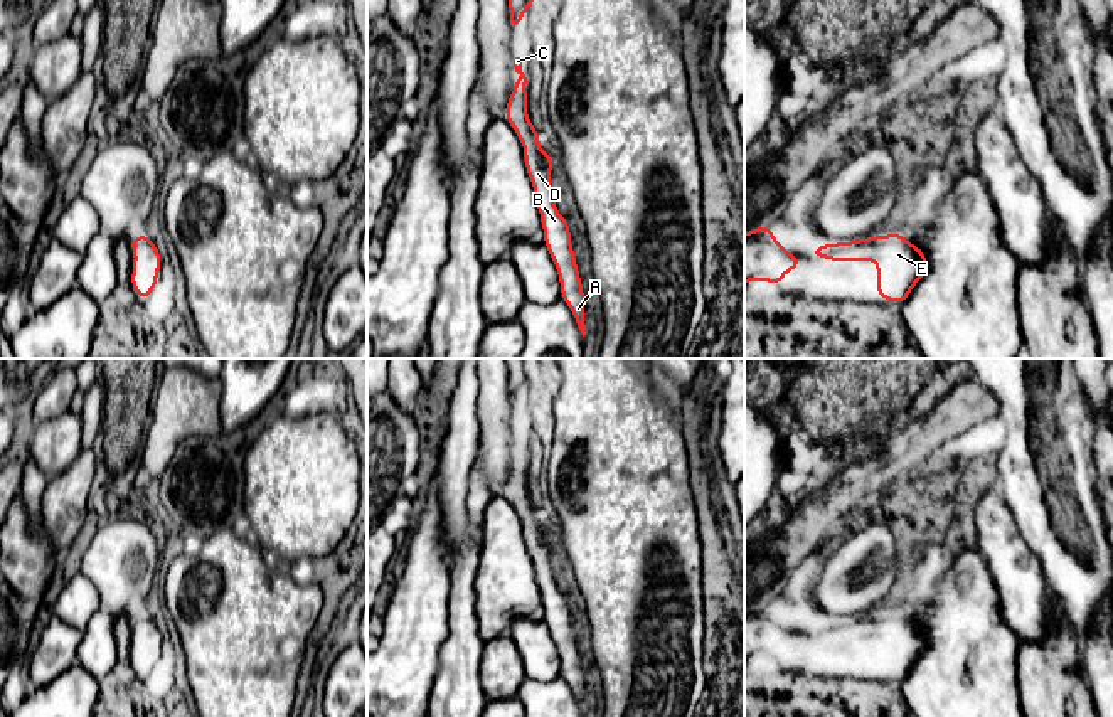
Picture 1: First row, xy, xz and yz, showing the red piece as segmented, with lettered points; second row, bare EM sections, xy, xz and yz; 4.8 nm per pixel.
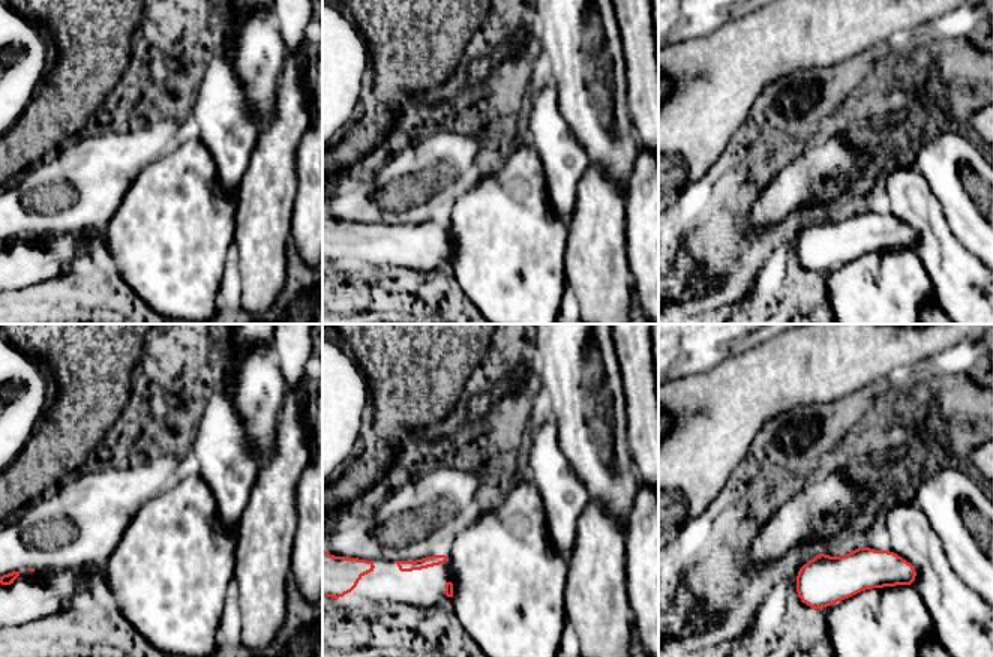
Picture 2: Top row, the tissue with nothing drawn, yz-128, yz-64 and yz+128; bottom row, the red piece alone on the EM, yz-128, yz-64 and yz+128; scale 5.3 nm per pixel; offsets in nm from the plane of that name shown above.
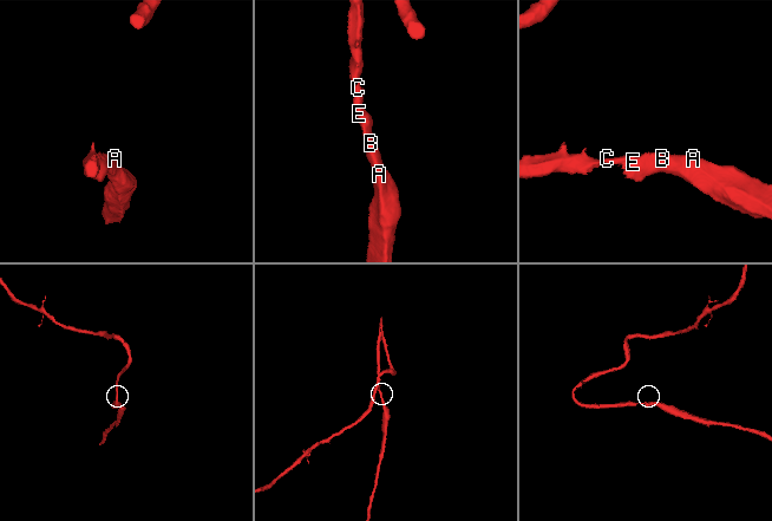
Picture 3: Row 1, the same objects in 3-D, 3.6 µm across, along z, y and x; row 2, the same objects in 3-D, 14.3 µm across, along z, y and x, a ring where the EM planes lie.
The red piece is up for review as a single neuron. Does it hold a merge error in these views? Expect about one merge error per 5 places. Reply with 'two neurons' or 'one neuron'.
one neuron

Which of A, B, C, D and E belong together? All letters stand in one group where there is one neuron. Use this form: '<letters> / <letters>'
A B C D E

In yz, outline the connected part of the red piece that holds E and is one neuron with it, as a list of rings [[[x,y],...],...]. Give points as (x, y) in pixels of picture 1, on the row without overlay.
[[[901,609],[874,613],[859,618],[818,621],[810,633],[827,638],[876,638],[876,668],[886,678],[903,682],[908,672],[926,651],[928,635],[909,621]]]

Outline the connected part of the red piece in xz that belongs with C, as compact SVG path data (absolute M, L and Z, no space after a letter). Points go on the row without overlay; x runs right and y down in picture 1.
M522 434L514 436L519 456L514 459L514 468L507 476L505 497L517 510L524 523L524 539L527 552L534 562L534 579L541 591L544 606L544 621L554 638L561 660L561 677L569 682L569 687L584 714L584 667L581 651L572 628L569 598L556 586L556 571L551 566L549 555L554 535L539 525L539 508L527 493L527 454L522 449Z

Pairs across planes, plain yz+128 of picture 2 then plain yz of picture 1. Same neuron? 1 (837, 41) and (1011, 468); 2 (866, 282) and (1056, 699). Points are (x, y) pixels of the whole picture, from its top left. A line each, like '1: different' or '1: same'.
1: different
2: different

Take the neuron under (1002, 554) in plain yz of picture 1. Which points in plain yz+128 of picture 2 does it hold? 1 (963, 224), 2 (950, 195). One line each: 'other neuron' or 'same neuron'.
1: other neuron
2: other neuron

